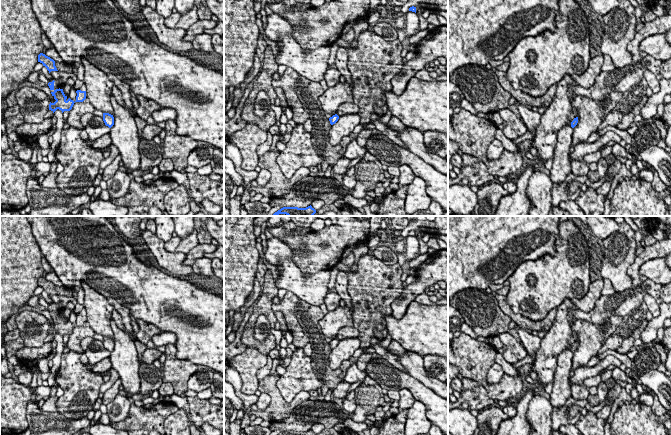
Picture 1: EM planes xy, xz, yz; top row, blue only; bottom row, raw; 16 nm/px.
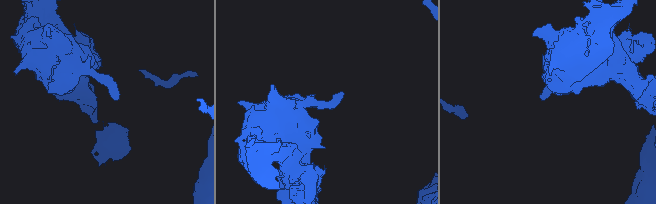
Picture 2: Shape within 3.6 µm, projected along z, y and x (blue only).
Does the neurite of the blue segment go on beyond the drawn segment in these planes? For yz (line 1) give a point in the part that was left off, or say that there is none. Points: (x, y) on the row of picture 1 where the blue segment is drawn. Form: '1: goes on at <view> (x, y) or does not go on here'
1: does not go on here

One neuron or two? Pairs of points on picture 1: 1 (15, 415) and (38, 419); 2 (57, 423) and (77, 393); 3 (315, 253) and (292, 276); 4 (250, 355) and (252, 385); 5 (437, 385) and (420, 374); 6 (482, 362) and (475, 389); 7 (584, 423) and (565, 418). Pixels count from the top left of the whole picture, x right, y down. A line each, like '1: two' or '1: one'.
1: two
2: two
3: two
4: one
5: one
6: two
7: two

